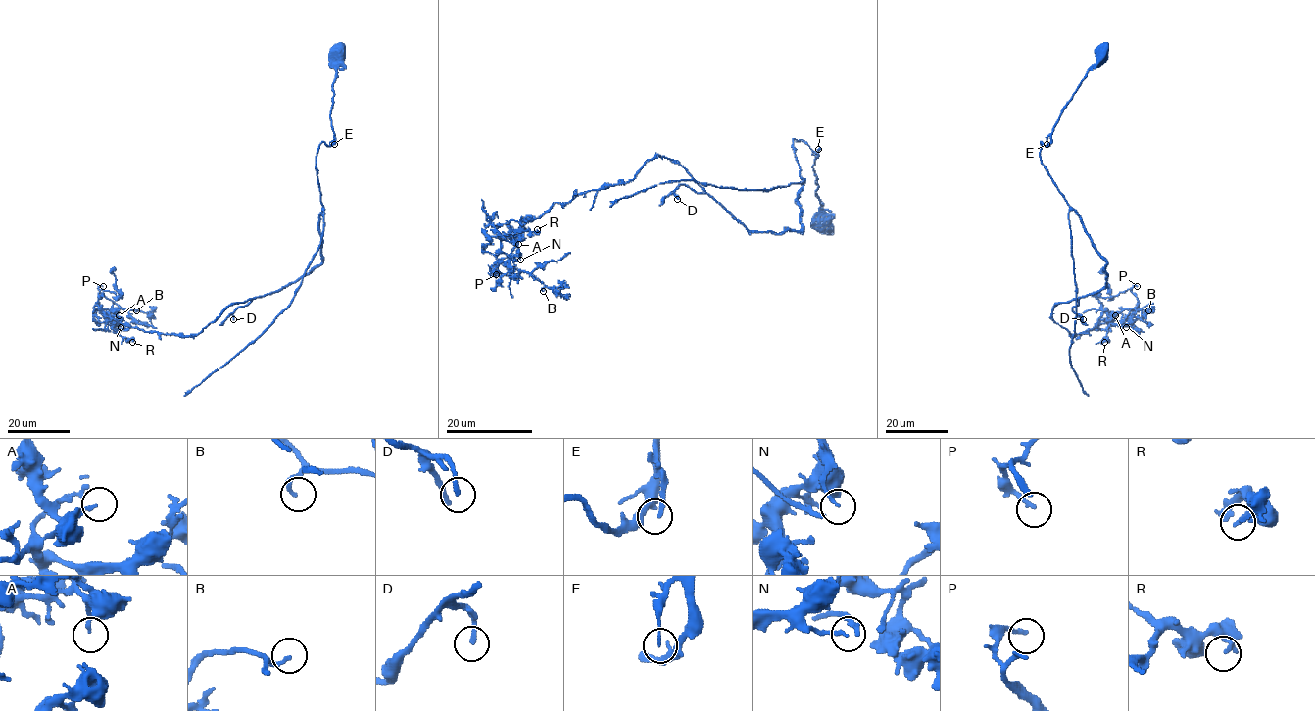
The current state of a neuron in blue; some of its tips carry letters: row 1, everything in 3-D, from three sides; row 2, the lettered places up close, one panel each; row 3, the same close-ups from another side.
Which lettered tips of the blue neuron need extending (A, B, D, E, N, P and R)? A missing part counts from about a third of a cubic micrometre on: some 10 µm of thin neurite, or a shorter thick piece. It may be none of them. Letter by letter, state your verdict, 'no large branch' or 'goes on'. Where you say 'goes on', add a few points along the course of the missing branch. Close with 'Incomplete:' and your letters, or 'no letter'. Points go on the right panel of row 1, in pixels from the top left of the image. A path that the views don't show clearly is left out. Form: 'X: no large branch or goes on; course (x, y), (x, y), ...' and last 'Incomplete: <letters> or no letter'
A: no large branch
B: no large branch
D: no large branch
E: no large branch
N: goes on; course (1126, 327), (1137, 329), (1147, 338), (1145, 351)
P: no large branch
R: no large branch
Incomplete: N

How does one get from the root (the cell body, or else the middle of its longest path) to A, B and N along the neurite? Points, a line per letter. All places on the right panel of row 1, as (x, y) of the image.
A: (1100, 53), (1040, 159), (1107, 274), (1051, 318), (1073, 336), (1115, 315)
B: (1100, 53), (1040, 159), (1106, 262), (1106, 285), (1057, 304), (1051, 318), (1073, 336), (1148, 310)
N: (1100, 53), (1040, 159), (1106, 262), (1106, 285), (1057, 304), (1051, 318), (1073, 336), (1126, 327)

